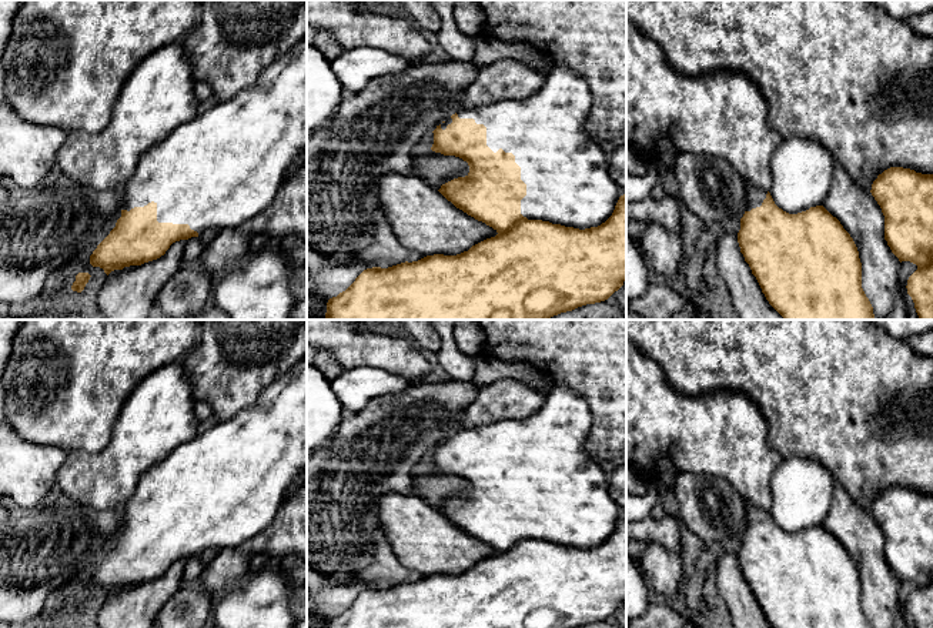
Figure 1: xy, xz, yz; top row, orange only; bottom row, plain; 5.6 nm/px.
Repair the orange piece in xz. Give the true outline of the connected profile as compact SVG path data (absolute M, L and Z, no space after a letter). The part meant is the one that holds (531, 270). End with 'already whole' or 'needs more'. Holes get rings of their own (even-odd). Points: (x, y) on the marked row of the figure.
M552 61L551 70L535 96L525 100L502 100L472 108L459 108L458 113L437 126L432 131L431 150L459 157L469 166L469 173L465 177L442 184L438 191L457 208L492 227L498 234L457 255L434 254L388 268L367 268L345 291L328 300L325 320L548 320L561 313L608 300L626 280L626 193L612 178L606 153L585 130L592 101L585 77Z; needs more

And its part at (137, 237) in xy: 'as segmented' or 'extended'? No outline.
extended

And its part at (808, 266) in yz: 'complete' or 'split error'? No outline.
split error

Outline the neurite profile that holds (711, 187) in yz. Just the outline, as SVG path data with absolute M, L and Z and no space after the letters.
M682 153L672 166L680 200L705 224L740 220L746 207L745 178L725 158Z

